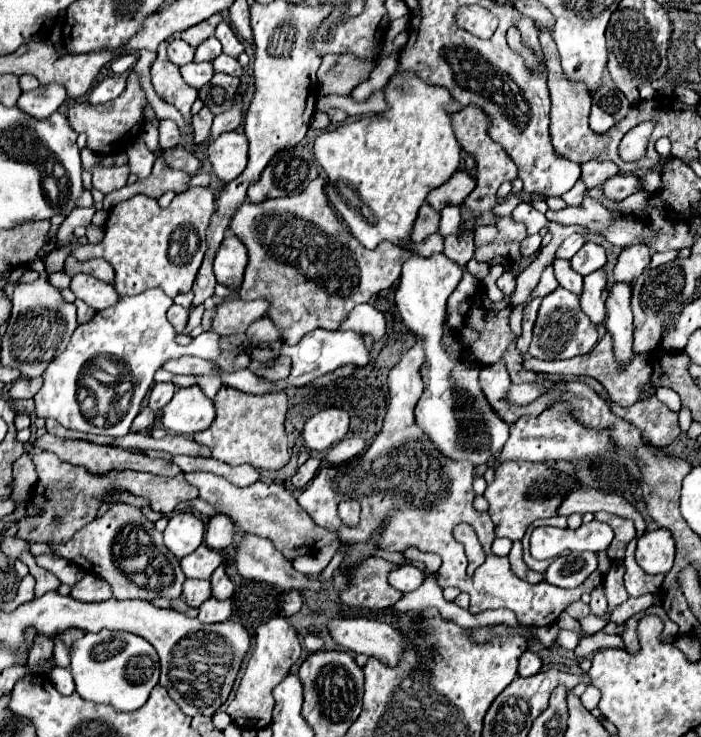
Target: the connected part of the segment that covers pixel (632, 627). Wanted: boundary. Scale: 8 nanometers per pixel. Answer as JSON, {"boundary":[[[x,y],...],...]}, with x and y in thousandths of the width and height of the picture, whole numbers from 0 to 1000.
{"boundary":[[[909,834],[909,837],[903,837],[903,840],[897,840],[894,843],[894,856],[889,859],[889,870],[892,870],[892,878],[894,878],[894,883],[903,889],[903,886],[912,886],[912,867],[909,867],[909,845],[912,845],[912,840],[914,840],[917,834]]]}

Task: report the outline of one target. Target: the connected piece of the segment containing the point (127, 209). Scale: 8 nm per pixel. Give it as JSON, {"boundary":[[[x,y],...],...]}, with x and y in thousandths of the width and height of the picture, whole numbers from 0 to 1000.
{"boundary":[[[272,254],[267,262],[252,265],[238,284],[230,284],[224,278],[224,273],[215,270],[215,267],[193,265],[181,273],[167,275],[155,286],[155,294],[150,300],[150,322],[147,322],[144,330],[113,332],[110,322],[104,319],[96,330],[90,330],[90,332],[81,330],[81,338],[98,338],[96,346],[107,349],[113,357],[121,357],[133,349],[144,349],[144,351],[155,354],[161,360],[164,370],[167,370],[167,398],[170,400],[198,400],[207,392],[230,389],[241,403],[250,403],[255,398],[272,395],[272,387],[278,381],[278,373],[287,362],[287,354],[290,354],[290,346],[292,346],[292,338],[295,338],[292,311],[298,305],[304,286],[307,286],[304,262],[298,256],[290,256],[290,254]]]}

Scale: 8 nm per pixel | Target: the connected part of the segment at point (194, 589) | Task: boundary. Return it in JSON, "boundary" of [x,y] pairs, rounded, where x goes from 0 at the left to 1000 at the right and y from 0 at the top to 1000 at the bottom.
{"boundary":[[[267,786],[261,794],[258,810],[270,824],[284,824],[292,813],[301,810],[301,794],[298,788],[290,788],[290,786]]]}

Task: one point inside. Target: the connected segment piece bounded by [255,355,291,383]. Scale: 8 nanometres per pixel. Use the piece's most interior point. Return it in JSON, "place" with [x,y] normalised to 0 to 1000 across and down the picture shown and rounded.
{"place":[398,501]}

